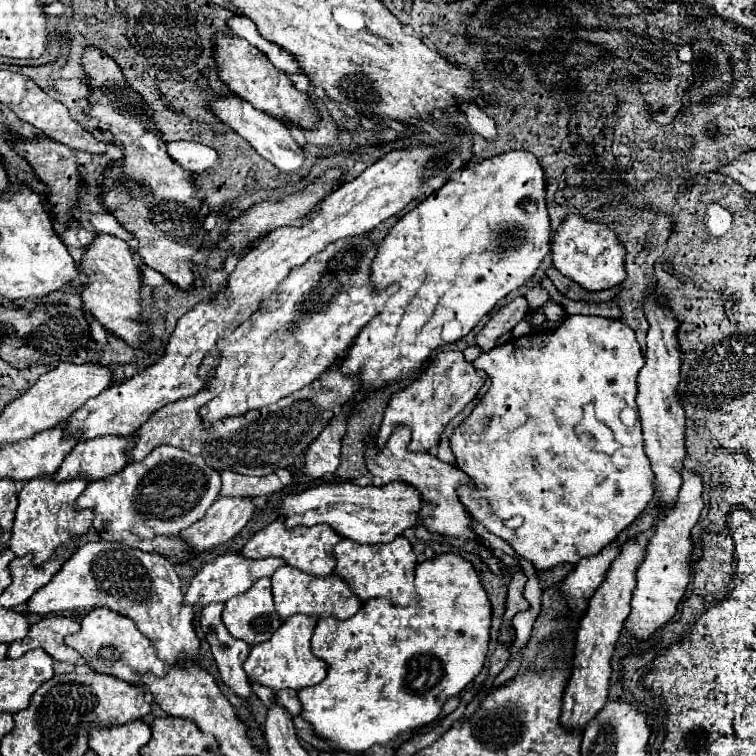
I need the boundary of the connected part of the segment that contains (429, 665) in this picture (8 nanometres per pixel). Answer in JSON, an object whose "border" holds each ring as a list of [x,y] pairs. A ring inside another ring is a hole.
{"border":[[[442,554],[436,558],[430,558],[426,562],[417,562],[414,572],[414,585],[416,590],[416,598],[410,606],[394,606],[388,598],[376,598],[376,600],[366,600],[364,606],[356,612],[356,616],[348,618],[348,620],[338,620],[338,618],[320,618],[318,626],[314,630],[312,636],[312,652],[326,660],[328,664],[328,676],[310,688],[304,688],[302,692],[298,692],[298,698],[302,702],[302,718],[308,720],[314,730],[318,732],[318,736],[322,736],[324,740],[338,744],[340,750],[344,752],[364,752],[374,744],[388,744],[390,740],[394,740],[396,736],[400,736],[402,732],[420,728],[424,724],[430,724],[432,720],[436,720],[436,716],[442,712],[444,702],[450,696],[460,694],[482,670],[484,660],[486,660],[486,652],[488,652],[488,640],[490,640],[490,618],[492,618],[492,606],[488,600],[488,594],[480,582],[478,572],[474,570],[472,562],[468,562],[466,558],[462,558],[460,554]]]}

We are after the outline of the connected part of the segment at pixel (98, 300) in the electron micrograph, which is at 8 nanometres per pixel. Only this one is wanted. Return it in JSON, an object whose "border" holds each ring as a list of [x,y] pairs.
{"border":[[[96,234],[94,240],[84,248],[84,254],[82,254],[82,260],[78,262],[78,268],[82,274],[86,274],[90,278],[90,282],[84,286],[82,290],[82,304],[84,308],[88,308],[92,312],[92,316],[114,336],[122,338],[126,344],[130,346],[136,346],[140,344],[140,336],[146,332],[146,326],[138,322],[138,314],[140,314],[140,268],[134,264],[134,258],[132,258],[132,250],[130,246],[116,238],[116,236],[110,236],[110,234]]]}

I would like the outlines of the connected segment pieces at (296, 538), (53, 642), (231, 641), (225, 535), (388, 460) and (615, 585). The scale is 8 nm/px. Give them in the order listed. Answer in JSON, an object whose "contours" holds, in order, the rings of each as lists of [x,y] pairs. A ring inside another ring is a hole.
{"contours":[[[[284,518],[274,520],[272,524],[268,524],[266,528],[262,528],[260,532],[256,532],[248,544],[242,548],[242,554],[248,558],[268,558],[268,556],[278,556],[284,558],[290,566],[308,572],[312,576],[328,576],[332,574],[334,566],[336,566],[336,558],[332,554],[334,544],[338,544],[342,540],[340,534],[336,534],[328,524],[316,524],[316,526],[296,526],[296,528],[286,528],[284,526]]],[[[62,616],[44,618],[30,628],[26,638],[10,644],[8,658],[20,658],[22,654],[26,654],[32,648],[44,648],[54,660],[72,664],[76,668],[86,666],[84,656],[64,644],[64,638],[78,630],[80,630],[80,624],[72,618],[62,618]]],[[[206,604],[202,608],[202,616],[200,616],[200,626],[206,632],[206,640],[212,648],[212,656],[218,664],[222,682],[240,698],[248,700],[252,696],[252,688],[248,684],[248,676],[242,668],[246,656],[248,656],[248,644],[240,642],[238,638],[234,638],[220,614],[224,610],[224,604]]],[[[218,498],[208,508],[208,512],[202,520],[198,520],[188,530],[184,530],[182,538],[194,548],[194,554],[198,554],[202,550],[208,550],[212,546],[220,546],[220,544],[232,540],[246,526],[246,522],[252,518],[254,510],[256,510],[256,506],[254,506],[252,498]]],[[[398,426],[390,434],[390,438],[382,450],[378,450],[374,442],[370,442],[366,446],[364,458],[366,458],[366,468],[372,472],[372,484],[383,486],[392,481],[412,484],[422,494],[424,508],[422,508],[420,516],[422,516],[422,524],[430,532],[438,532],[438,534],[454,536],[454,538],[462,538],[462,540],[478,540],[470,528],[470,516],[456,494],[458,484],[468,482],[464,472],[460,472],[456,466],[448,466],[446,462],[438,460],[436,456],[432,456],[428,452],[408,452],[408,448],[406,448],[408,440],[410,440],[410,428]]],[[[652,530],[640,534],[634,540],[626,540],[622,544],[620,556],[612,562],[604,584],[594,592],[590,598],[588,612],[584,614],[578,634],[576,634],[576,652],[574,652],[574,666],[572,666],[572,678],[564,692],[564,706],[562,706],[562,724],[566,728],[584,728],[590,718],[596,716],[598,710],[604,708],[608,700],[608,688],[610,688],[610,660],[616,648],[616,642],[622,632],[622,624],[626,616],[630,614],[630,598],[634,590],[634,568],[644,558],[644,548],[650,538]]]]}

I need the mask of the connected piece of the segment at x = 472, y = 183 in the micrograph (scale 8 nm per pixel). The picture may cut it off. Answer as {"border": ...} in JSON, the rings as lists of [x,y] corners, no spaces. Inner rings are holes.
{"border":[[[512,150],[474,166],[466,166],[440,190],[432,192],[432,196],[400,218],[380,244],[378,256],[372,264],[372,284],[378,290],[398,284],[398,292],[386,298],[382,312],[378,312],[358,334],[348,356],[342,360],[342,372],[356,374],[360,376],[362,386],[376,388],[408,376],[420,368],[432,350],[465,337],[498,300],[526,284],[548,252],[550,218],[546,208],[546,180],[536,156],[526,150]],[[490,238],[492,242],[500,242],[500,258],[492,252]]]}

